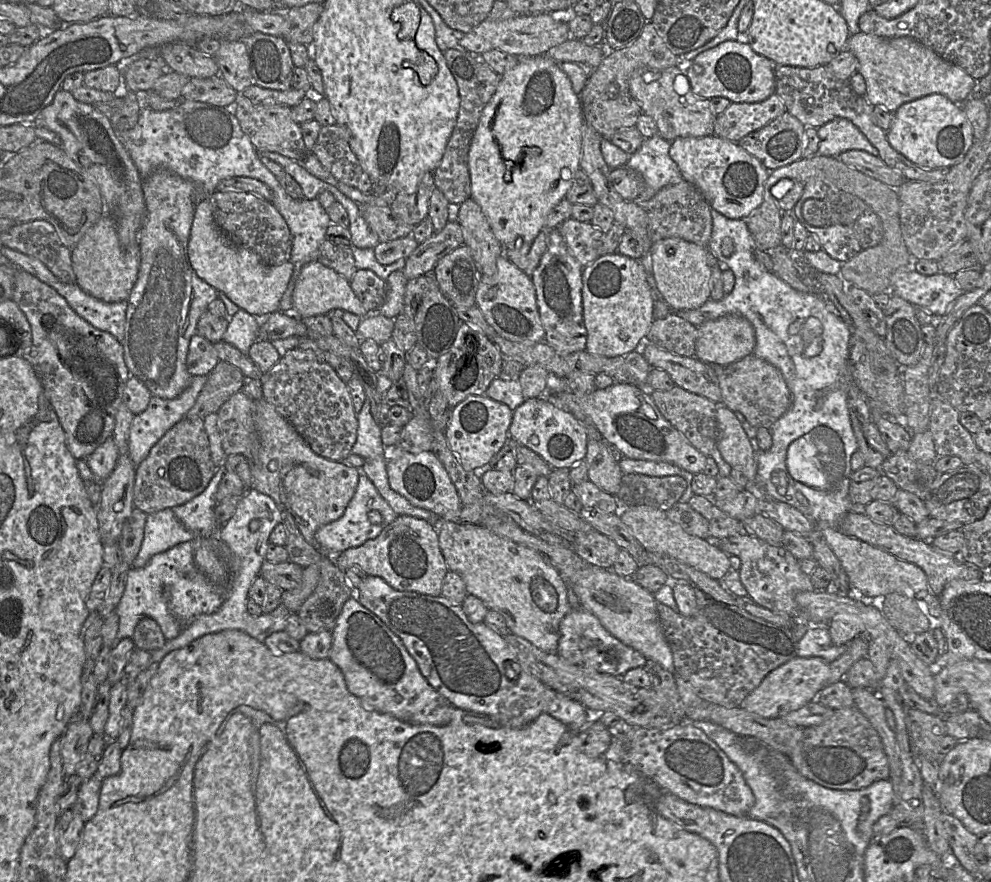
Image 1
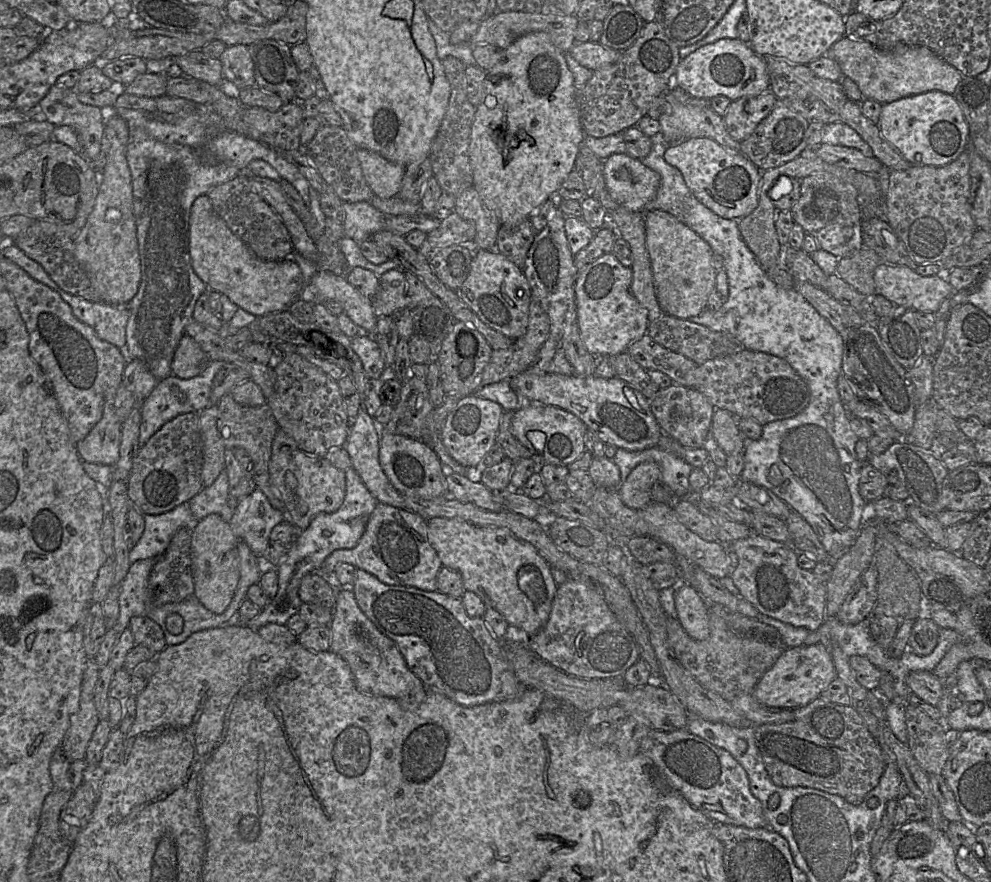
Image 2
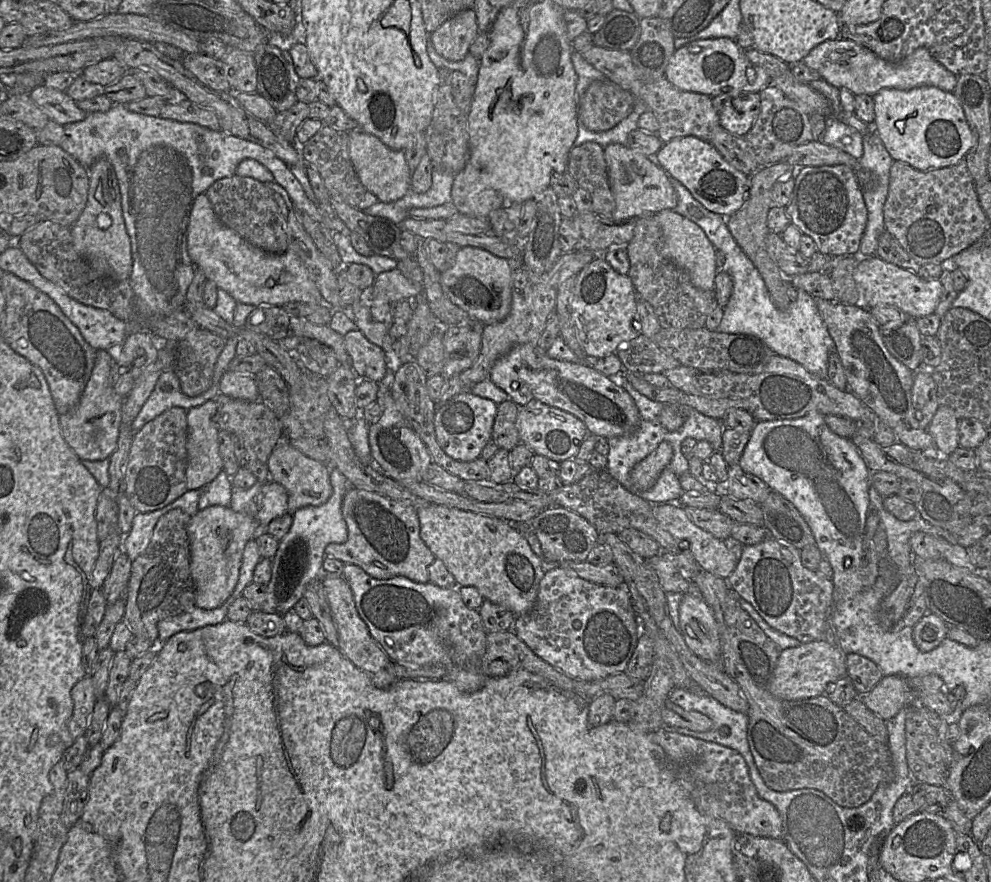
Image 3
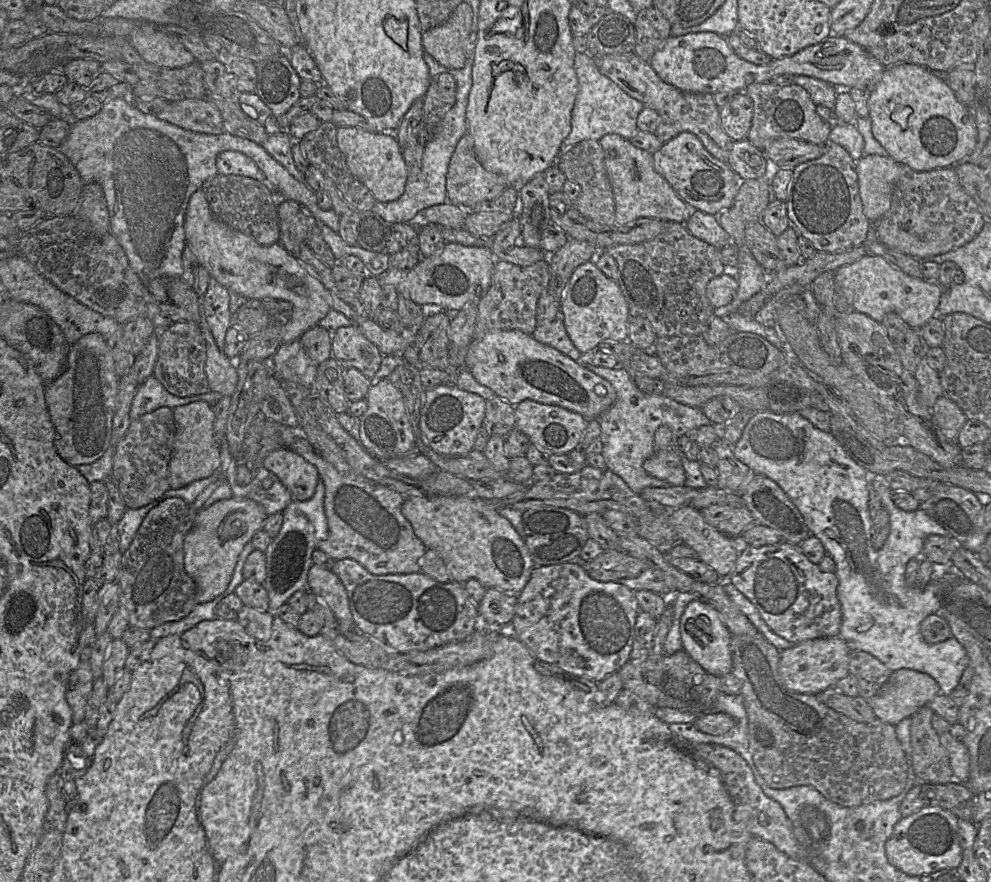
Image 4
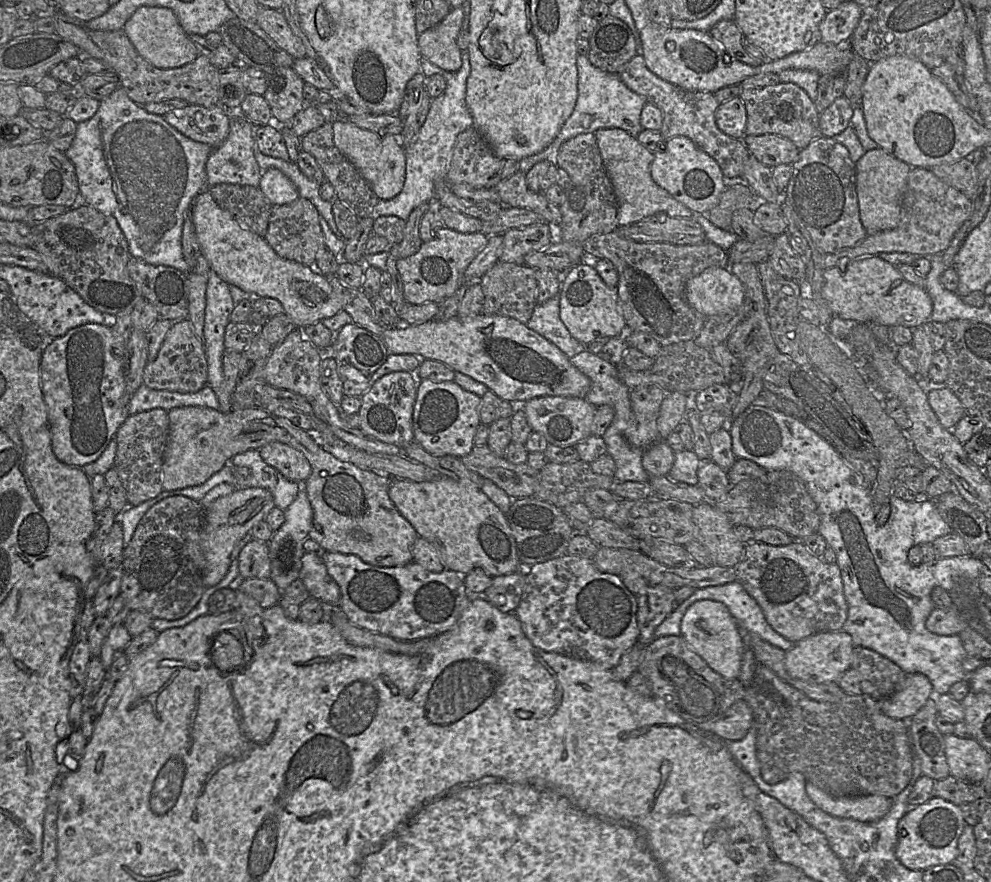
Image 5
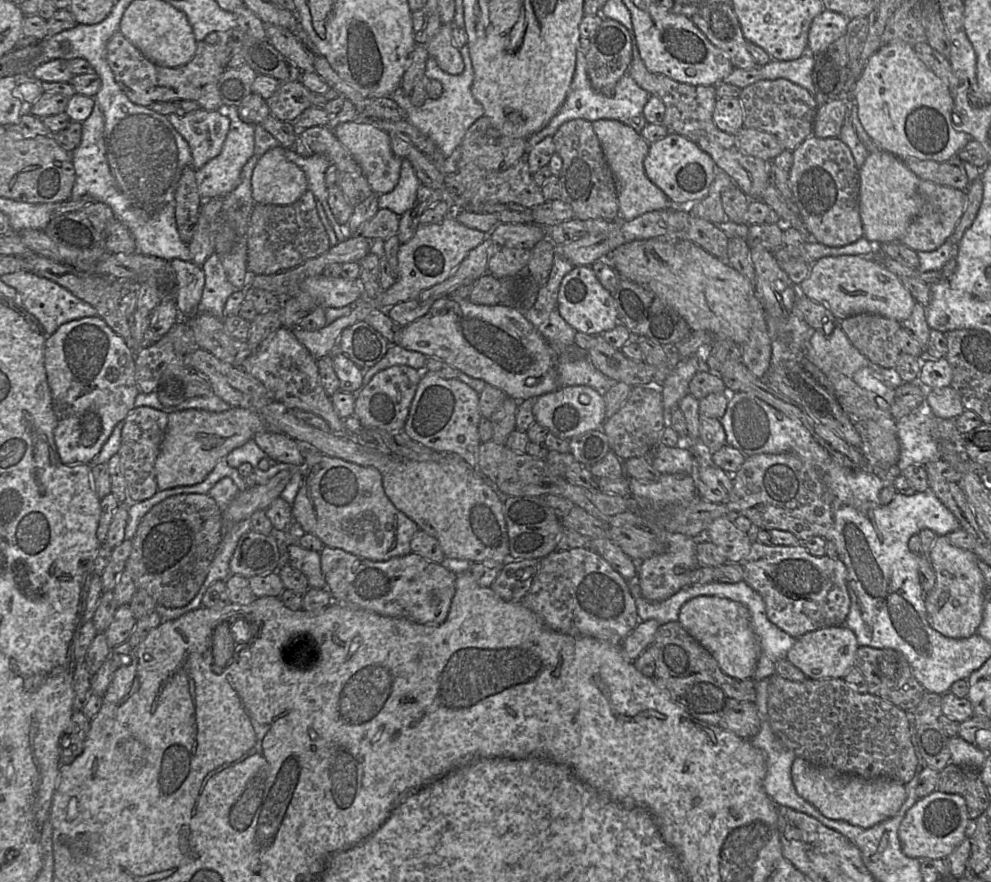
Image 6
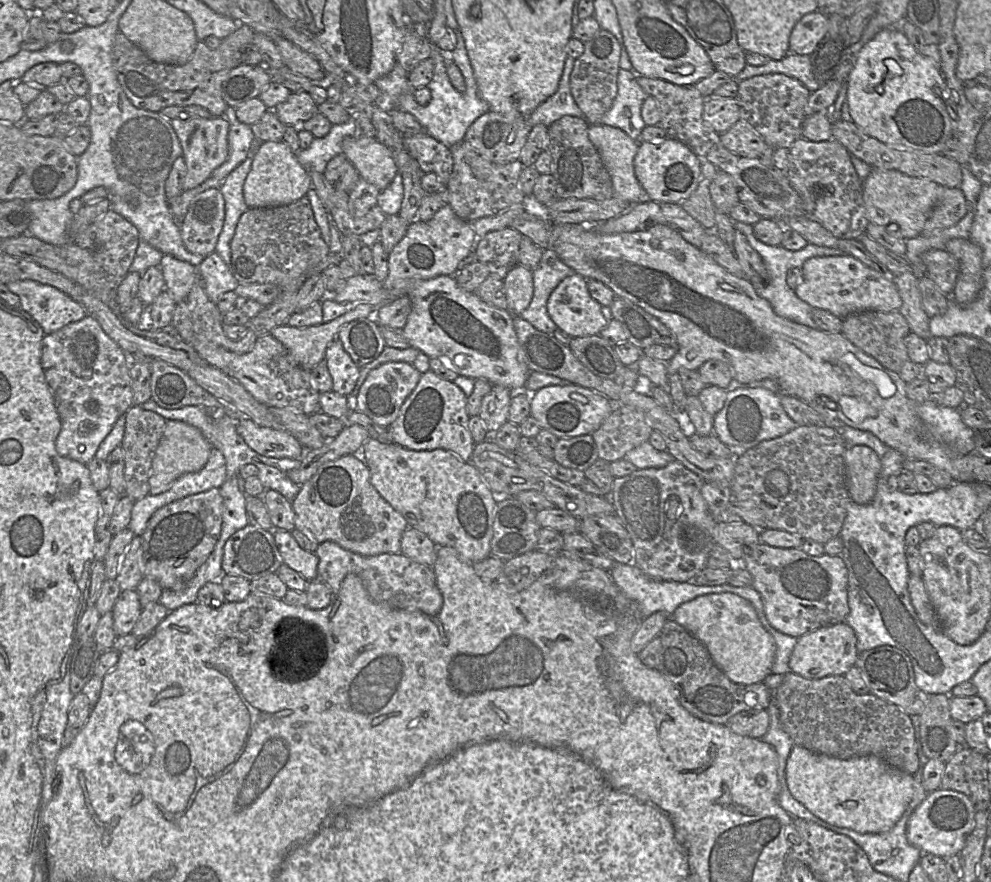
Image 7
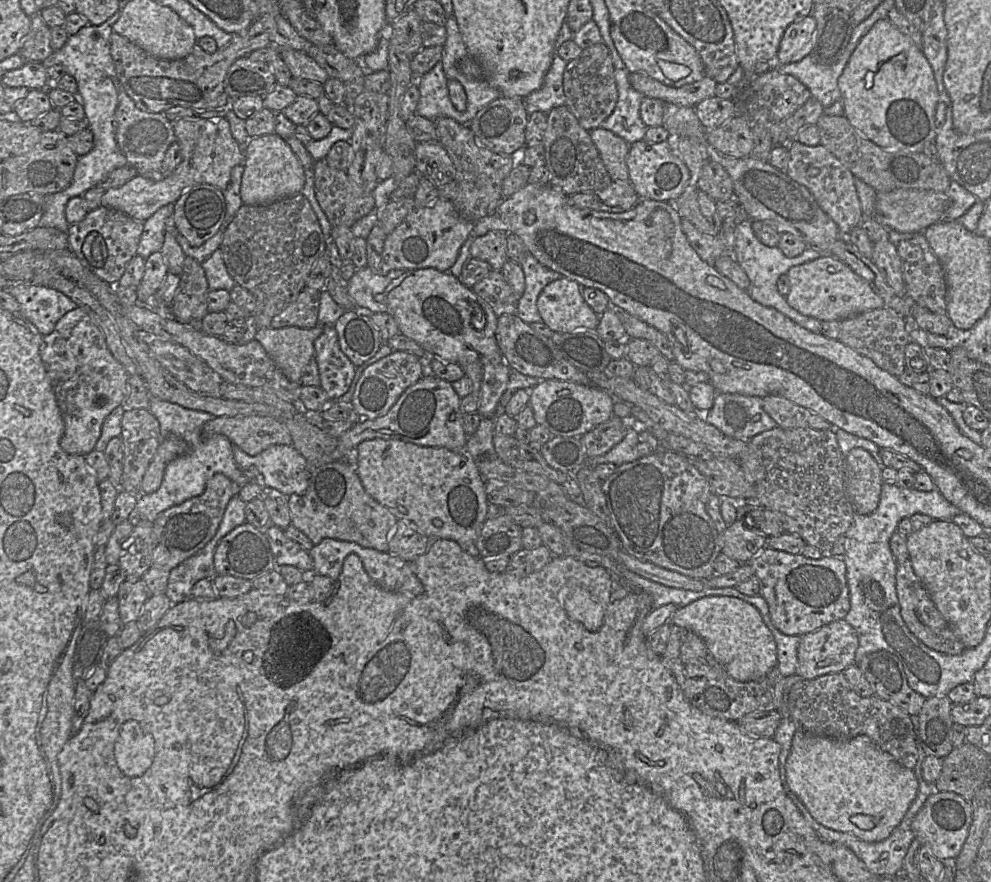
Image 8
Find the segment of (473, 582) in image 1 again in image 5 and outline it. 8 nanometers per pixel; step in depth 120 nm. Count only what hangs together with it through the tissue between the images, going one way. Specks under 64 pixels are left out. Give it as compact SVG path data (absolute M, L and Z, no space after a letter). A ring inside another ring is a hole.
M447 477L428 482L391 479L388 494L418 536L433 545L445 569L465 576L480 568L494 578L521 568L505 514L471 481Z

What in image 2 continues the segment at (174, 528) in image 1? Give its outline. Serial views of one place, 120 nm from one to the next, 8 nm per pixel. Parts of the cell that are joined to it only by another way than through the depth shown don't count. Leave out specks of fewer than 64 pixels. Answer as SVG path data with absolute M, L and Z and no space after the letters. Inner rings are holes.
M188 502L161 514L145 514L143 518L143 534L129 551L130 564L142 559L160 557L179 528L192 531L199 521L192 515Z

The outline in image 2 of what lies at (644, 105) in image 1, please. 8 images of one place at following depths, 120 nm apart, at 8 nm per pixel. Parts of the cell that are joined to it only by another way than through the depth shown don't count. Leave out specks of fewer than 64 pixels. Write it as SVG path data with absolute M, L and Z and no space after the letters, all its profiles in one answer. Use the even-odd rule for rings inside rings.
M668 90L661 95L655 97L647 110L647 115L657 120L660 124L660 132L663 136L664 142L668 145L678 144L689 138L707 137L716 141L719 145L725 148L730 153L741 153L740 142L734 140L725 127L722 116L716 114L710 107L710 102L707 106L696 106L692 104L683 104L675 99L675 97Z

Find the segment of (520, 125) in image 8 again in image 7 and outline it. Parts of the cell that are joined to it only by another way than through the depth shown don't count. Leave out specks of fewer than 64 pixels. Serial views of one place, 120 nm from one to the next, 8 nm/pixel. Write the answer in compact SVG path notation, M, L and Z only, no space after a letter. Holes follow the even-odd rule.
M490 110L471 124L464 140L492 162L506 164L518 160L521 150L526 143L528 133L533 127L526 123L525 118L524 116L504 116Z

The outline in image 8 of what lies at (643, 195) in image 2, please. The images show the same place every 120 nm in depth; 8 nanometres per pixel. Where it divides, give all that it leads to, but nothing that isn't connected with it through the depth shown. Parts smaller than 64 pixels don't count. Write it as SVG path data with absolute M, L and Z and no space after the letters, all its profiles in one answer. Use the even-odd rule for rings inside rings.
M601 126L592 129L590 136L612 181L628 181L626 157L630 145L621 137Z

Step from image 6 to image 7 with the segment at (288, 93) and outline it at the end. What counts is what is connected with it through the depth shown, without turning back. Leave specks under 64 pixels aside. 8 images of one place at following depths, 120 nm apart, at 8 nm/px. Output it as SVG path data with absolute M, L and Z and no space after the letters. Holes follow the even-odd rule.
M291 92L287 101L279 104L274 111L286 126L299 128L318 113L318 105L308 92Z

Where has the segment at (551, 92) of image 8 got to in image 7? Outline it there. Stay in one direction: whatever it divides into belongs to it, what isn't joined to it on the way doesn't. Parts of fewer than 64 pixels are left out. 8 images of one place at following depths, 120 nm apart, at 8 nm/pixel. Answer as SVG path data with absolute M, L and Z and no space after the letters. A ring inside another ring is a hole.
M571 57L566 59L556 92L538 105L536 109L525 118L529 126L543 124L548 127L554 121L565 115L583 118L583 113L576 105L570 89L570 77L575 60L576 59Z

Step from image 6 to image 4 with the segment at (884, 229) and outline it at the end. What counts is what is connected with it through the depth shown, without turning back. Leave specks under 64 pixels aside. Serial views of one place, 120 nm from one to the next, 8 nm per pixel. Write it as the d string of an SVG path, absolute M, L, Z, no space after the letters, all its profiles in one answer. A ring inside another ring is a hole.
M862 156L856 162L863 213L871 224L889 209L899 170L900 164L890 156Z

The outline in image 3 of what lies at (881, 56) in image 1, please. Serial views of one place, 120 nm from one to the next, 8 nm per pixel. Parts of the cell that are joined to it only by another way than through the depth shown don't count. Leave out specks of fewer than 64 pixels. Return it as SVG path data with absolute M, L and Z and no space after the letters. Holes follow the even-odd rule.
M842 38L819 44L801 62L816 70L821 79L830 85L838 89L846 88L854 95L873 96L881 89L910 90L922 86L933 86L953 92L958 77L935 60L924 47L917 48L900 62L891 63L879 58L868 48Z

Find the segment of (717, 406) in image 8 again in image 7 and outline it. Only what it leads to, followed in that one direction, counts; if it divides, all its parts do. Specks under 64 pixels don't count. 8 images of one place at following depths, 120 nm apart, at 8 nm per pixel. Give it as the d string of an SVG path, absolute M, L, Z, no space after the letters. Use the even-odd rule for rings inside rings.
M764 379L759 385L734 384L725 390L725 404L713 416L713 434L734 451L745 451L762 441L782 436L798 426L782 407L778 385L772 379Z

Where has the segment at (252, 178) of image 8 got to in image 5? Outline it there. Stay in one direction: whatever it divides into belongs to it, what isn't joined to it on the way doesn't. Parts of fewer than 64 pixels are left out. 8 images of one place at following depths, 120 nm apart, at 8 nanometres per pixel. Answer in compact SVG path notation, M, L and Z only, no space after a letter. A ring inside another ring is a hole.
M275 168L262 173L258 187L272 205L288 204L300 197L290 179Z

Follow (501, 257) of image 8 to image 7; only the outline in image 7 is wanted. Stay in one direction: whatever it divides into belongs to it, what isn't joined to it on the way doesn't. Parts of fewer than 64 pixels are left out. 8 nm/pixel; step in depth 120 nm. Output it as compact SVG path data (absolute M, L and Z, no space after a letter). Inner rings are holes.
M512 227L491 231L478 241L476 258L488 266L490 273L497 274L504 280L507 273L519 264L519 244L522 237Z

